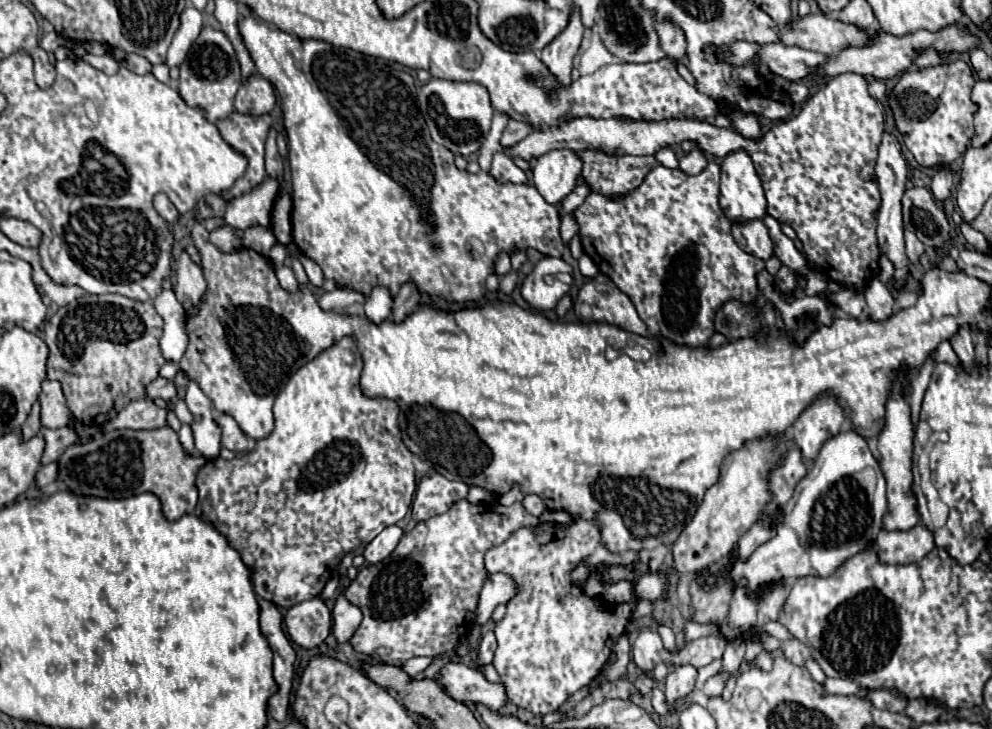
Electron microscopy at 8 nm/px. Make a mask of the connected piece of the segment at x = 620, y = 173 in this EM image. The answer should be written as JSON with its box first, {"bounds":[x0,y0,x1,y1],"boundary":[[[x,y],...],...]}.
{"bounds":[578,149,658,199],"boundary":[[[586,149],[586,151],[580,151],[578,157],[584,161],[584,169],[582,169],[584,185],[592,193],[602,193],[608,199],[622,199],[630,191],[638,189],[642,185],[642,181],[646,179],[646,175],[658,165],[656,155],[644,155],[644,157],[634,157],[634,155],[608,155],[604,151]]]}

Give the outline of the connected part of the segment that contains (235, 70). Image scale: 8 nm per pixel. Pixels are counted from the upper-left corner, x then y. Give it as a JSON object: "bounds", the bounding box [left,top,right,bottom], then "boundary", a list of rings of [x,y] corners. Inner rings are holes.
{"bounds":[180,27,240,123],"boundary":[[[204,27],[190,49],[190,57],[180,65],[180,97],[190,105],[204,109],[210,123],[216,123],[234,111],[234,97],[240,89],[240,65],[230,39],[212,27]]]}

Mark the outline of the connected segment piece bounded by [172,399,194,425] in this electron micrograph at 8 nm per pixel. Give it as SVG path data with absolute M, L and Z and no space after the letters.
M178 399L176 403L174 403L174 413L176 413L176 417L180 419L180 423L186 423L186 425L190 425L192 421L194 421L194 417L190 415L190 411L188 411L188 407L186 407L186 403L182 401L182 399Z

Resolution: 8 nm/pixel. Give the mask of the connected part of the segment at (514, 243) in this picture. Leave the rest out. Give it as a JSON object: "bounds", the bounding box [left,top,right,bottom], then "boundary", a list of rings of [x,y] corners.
{"bounds":[240,15,565,303],"boundary":[[[254,15],[240,21],[240,33],[244,37],[244,45],[252,53],[252,59],[256,63],[258,73],[264,79],[268,79],[276,87],[278,95],[282,97],[284,129],[286,129],[288,151],[290,151],[288,161],[290,161],[290,175],[292,175],[292,241],[296,243],[300,253],[304,253],[306,257],[310,257],[312,261],[316,261],[320,265],[324,279],[332,279],[336,283],[336,287],[358,291],[364,297],[370,295],[370,291],[374,287],[386,287],[390,291],[390,295],[396,297],[400,287],[404,283],[412,281],[412,283],[416,283],[420,293],[442,297],[448,303],[466,303],[466,301],[480,301],[486,295],[486,291],[488,291],[486,277],[494,273],[494,265],[496,265],[500,253],[512,255],[514,251],[534,248],[546,256],[562,257],[565,246],[560,239],[560,231],[558,231],[560,205],[548,205],[532,185],[512,185],[512,183],[500,185],[488,173],[492,155],[502,149],[500,135],[508,123],[506,115],[494,113],[492,129],[490,129],[486,141],[482,143],[480,157],[478,157],[480,173],[478,175],[462,173],[454,165],[454,153],[448,147],[434,143],[434,139],[430,137],[430,131],[422,119],[422,113],[416,107],[416,83],[406,69],[390,67],[390,65],[376,61],[376,59],[350,57],[348,53],[344,53],[338,47],[328,49],[328,43],[324,43],[324,41],[314,41],[314,39],[298,41],[292,35],[288,35],[280,29],[272,29],[272,25],[266,25],[264,21],[254,19]]]}

